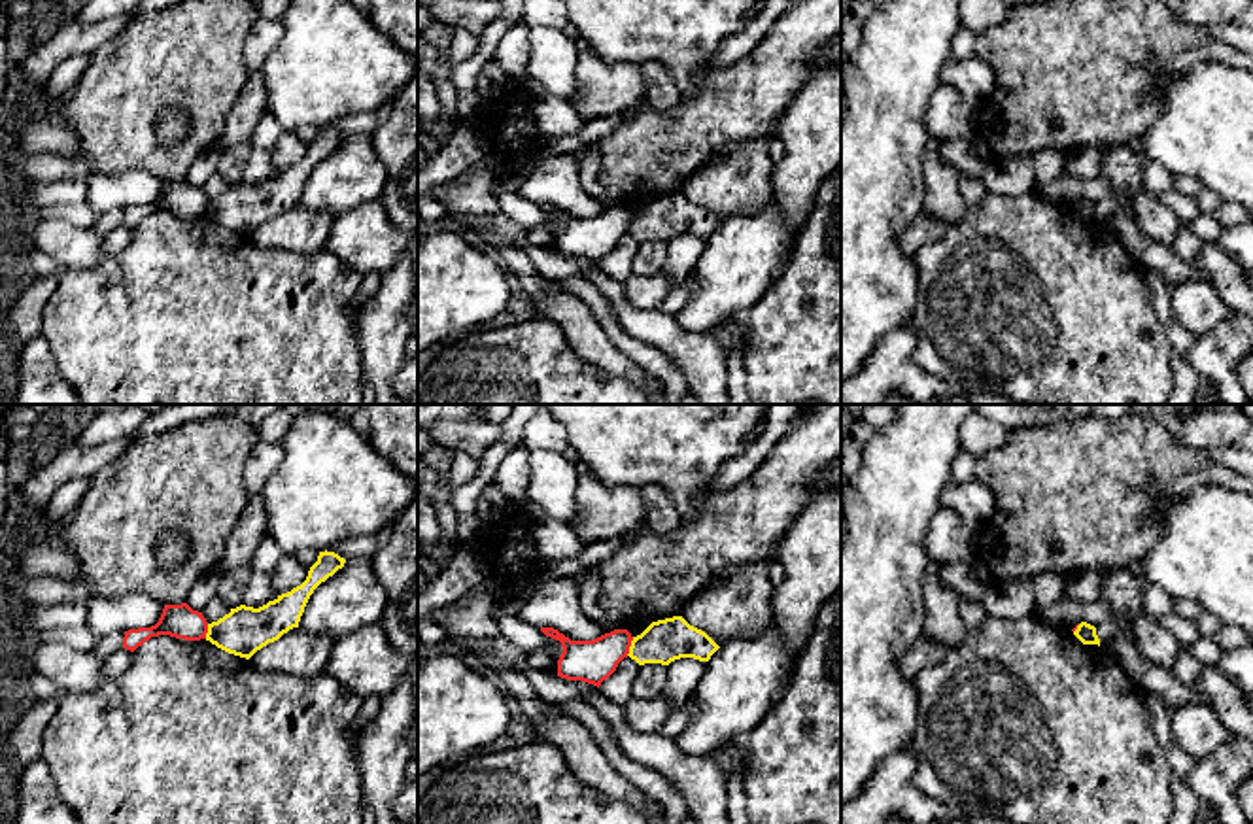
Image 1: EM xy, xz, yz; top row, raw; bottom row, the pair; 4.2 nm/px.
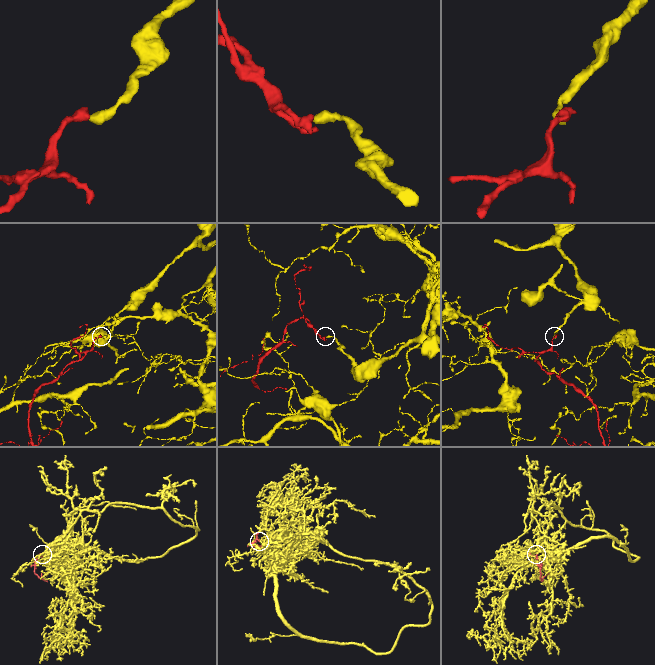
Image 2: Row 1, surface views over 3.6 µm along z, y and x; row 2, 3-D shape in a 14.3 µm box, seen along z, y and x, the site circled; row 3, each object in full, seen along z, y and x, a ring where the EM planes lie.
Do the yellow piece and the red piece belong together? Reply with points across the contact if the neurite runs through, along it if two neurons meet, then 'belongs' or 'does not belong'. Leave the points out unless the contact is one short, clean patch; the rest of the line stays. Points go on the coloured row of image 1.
border xz (634, 637), (626, 654); does not belong

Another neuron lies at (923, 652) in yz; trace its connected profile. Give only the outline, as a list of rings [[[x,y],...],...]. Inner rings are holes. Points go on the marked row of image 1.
[[[920,635],[901,660],[901,675],[915,686],[915,678],[930,665],[939,663],[947,656],[947,646]]]

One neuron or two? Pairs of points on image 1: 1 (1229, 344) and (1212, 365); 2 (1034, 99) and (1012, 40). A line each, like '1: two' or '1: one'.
1: one
2: one

